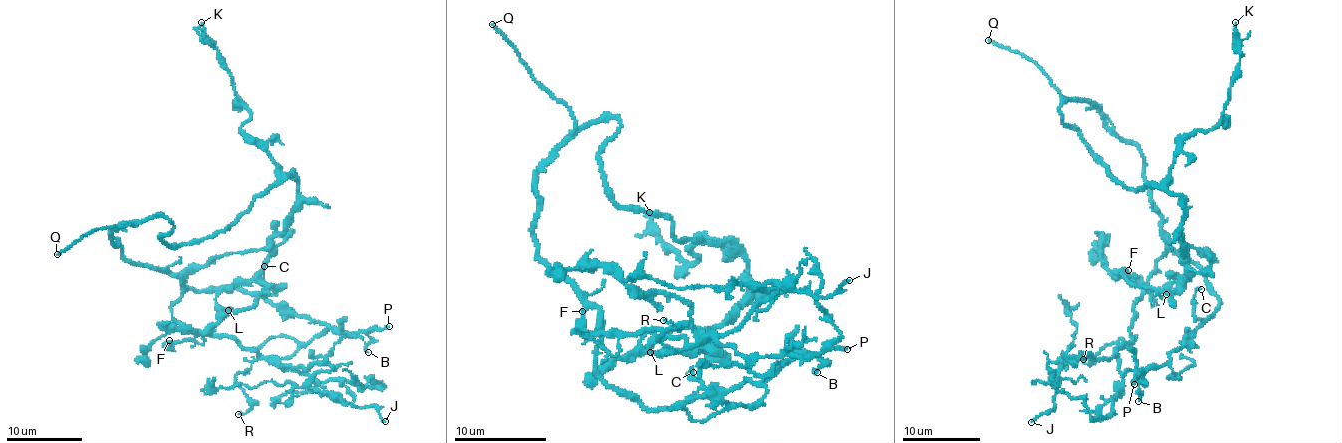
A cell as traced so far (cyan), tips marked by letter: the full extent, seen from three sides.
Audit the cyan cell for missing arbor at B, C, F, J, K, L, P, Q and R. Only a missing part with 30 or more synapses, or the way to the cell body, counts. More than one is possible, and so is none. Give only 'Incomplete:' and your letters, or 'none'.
Incomplete: Q

